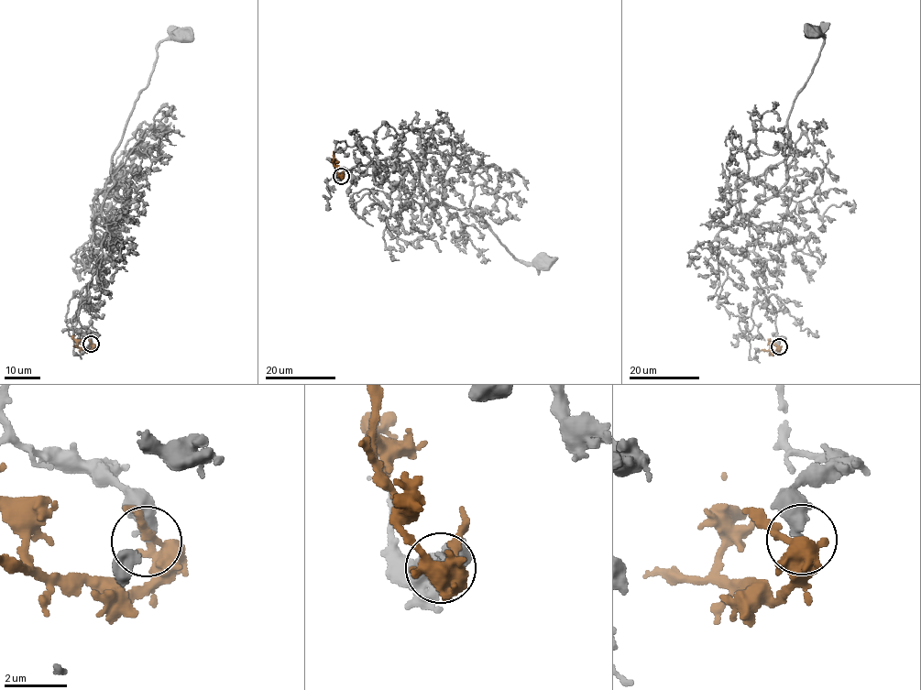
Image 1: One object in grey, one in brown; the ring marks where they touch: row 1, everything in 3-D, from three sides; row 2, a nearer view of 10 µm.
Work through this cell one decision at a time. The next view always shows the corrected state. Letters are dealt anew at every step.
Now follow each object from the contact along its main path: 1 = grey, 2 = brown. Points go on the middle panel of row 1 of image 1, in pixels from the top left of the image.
1: (341, 176), (335, 168), (444, 153), (444, 202), (475, 211), (517, 258), (545, 261)
2: (341, 176), (334, 161), (335, 158)

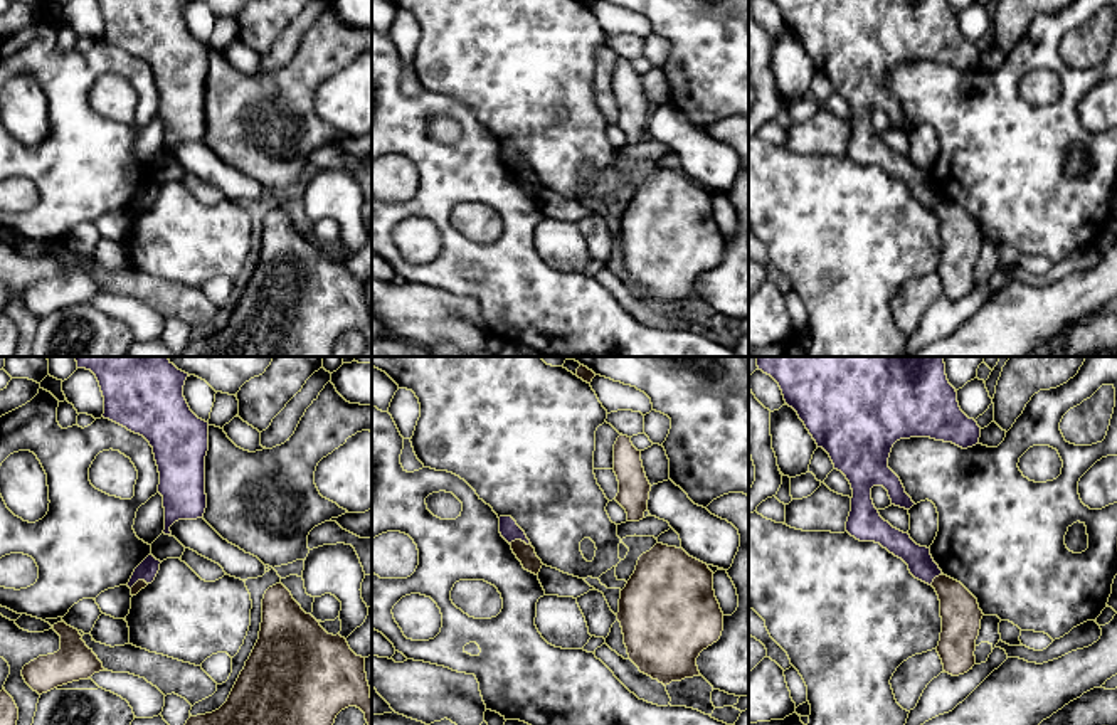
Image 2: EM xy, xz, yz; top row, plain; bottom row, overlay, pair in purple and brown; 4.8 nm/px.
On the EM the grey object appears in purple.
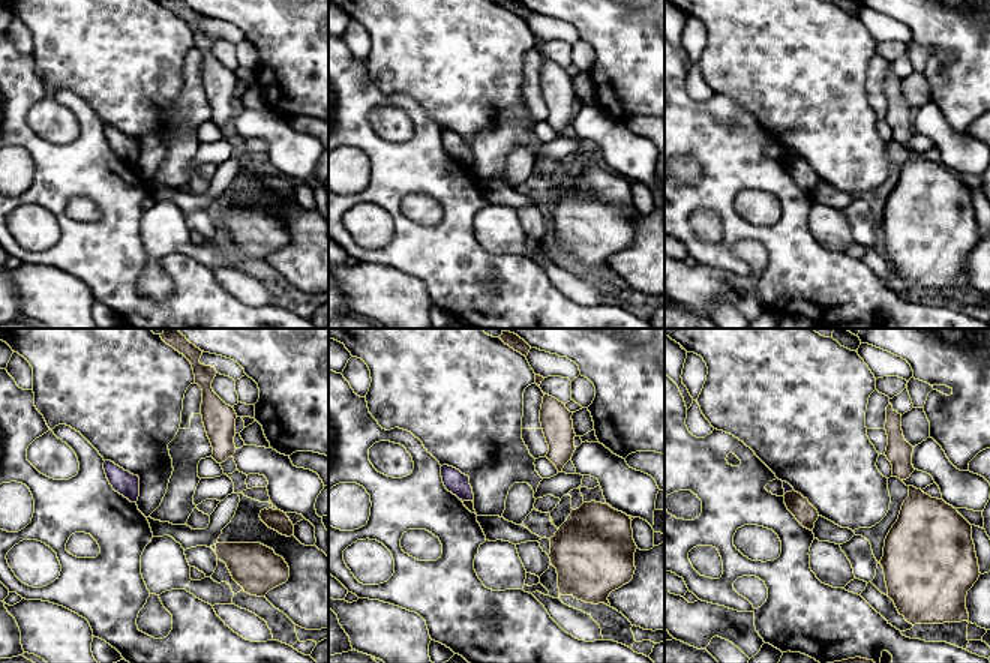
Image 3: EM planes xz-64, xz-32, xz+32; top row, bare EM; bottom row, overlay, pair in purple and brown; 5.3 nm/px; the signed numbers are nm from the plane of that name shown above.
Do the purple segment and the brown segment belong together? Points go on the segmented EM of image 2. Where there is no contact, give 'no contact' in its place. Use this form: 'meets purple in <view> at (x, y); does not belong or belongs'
meets purple in xz at (520, 539); does not belong

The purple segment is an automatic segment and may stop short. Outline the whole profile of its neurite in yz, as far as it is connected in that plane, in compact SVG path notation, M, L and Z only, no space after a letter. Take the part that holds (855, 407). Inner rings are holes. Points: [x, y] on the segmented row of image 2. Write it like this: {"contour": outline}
{"contour": "M755 357L757 367L781 387L806 429L823 447L834 469L851 484L851 511L846 532L860 542L875 542L902 558L910 574L932 585L942 570L930 548L917 545L908 533L885 521L871 500L871 488L883 486L892 505L910 510L915 503L900 478L888 468L892 447L900 439L930 437L962 449L979 444L981 427L959 407L942 357Z"}

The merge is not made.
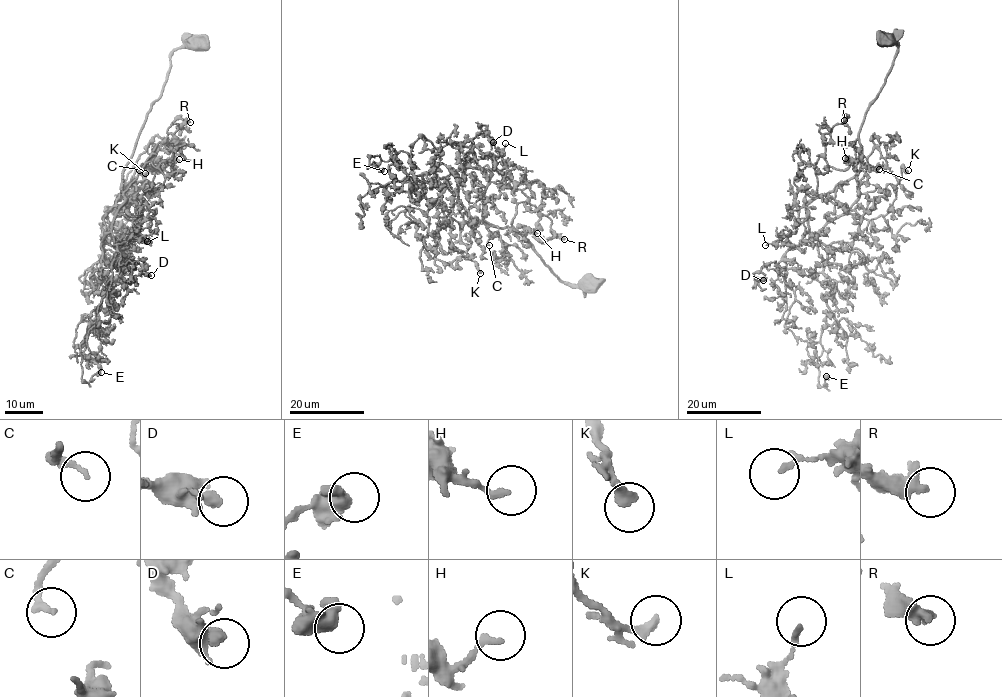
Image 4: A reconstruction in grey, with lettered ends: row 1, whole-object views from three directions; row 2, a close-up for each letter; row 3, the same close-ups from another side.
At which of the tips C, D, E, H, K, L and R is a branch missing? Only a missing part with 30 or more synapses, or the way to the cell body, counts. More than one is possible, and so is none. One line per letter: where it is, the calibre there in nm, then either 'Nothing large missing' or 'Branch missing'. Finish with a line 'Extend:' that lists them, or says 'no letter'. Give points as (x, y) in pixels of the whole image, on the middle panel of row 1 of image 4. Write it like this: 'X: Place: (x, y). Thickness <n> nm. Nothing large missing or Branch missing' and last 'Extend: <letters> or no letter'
C: Place: (489, 245). Thickness 140 nm. Branch missing
D: Place: (493, 142). Thickness 360 nm. Nothing large missing
E: Place: (384, 171). Thickness 420 nm. Nothing large missing
H: Place: (537, 233). Thickness 200 nm. Nothing large missing
K: Place: (480, 273). Thickness 300 nm. Branch missing
L: Place: (505, 143). Thickness 160 nm. Nothing large missing
R: Place: (564, 239). Thickness 440 nm. Nothing large missing
Extend: C, K

